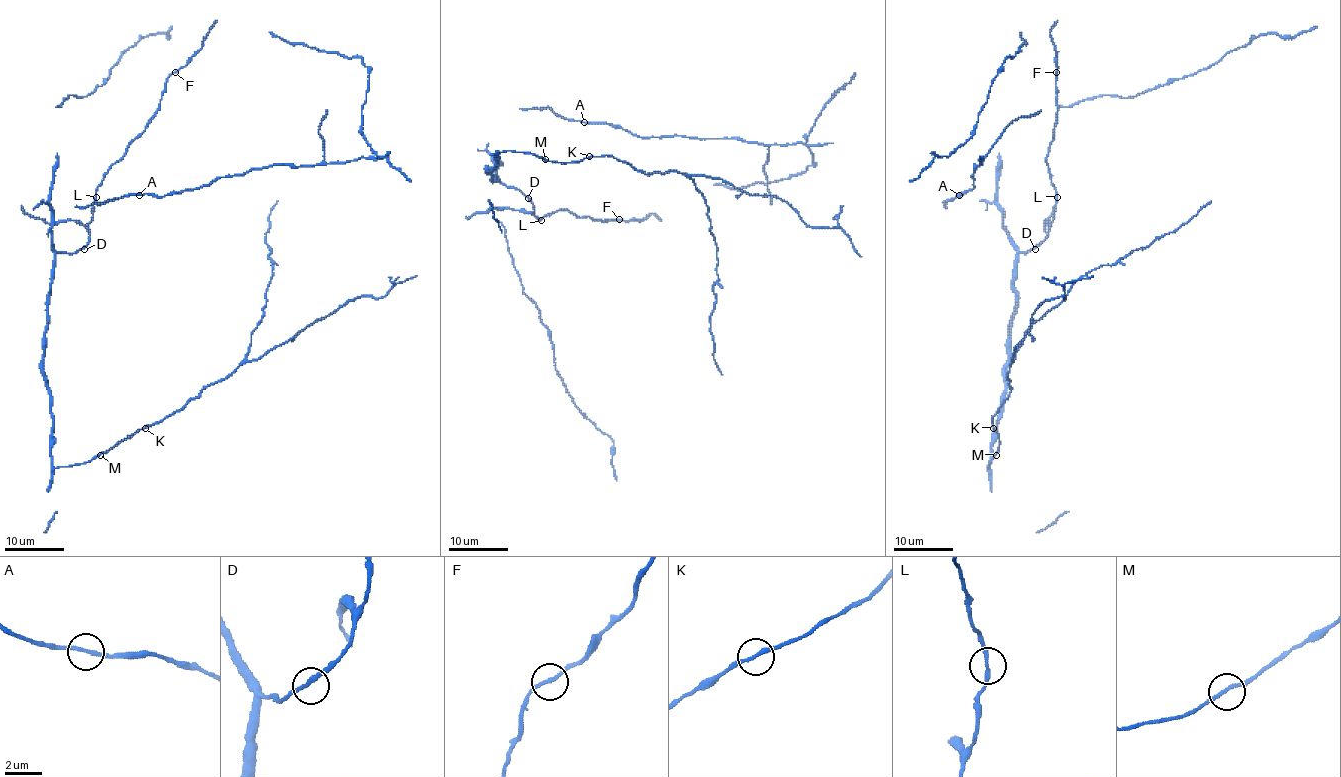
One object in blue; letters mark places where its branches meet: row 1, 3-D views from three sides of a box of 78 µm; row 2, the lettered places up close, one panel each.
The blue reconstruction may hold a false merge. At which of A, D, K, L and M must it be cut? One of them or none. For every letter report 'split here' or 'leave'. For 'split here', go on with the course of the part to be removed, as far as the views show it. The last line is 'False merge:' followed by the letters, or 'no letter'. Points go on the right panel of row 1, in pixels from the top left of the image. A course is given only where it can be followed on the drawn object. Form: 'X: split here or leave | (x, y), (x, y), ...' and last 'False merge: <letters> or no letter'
A: leave
D: leave
K: leave
L: leave
M: leave
False merge: no letter

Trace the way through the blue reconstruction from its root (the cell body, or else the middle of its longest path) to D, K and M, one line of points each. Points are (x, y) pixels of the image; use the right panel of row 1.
D: (1014, 284), (1017, 256), (1035, 249)
K: (1014, 284), (1015, 314), (1008, 365), (1003, 369), (1002, 413), (988, 468), (999, 449), (999, 435), (993, 428)
M: (1014, 284), (1015, 314), (1009, 334), (1008, 365), (1003, 369), (1002, 413), (988, 468), (996, 455)

